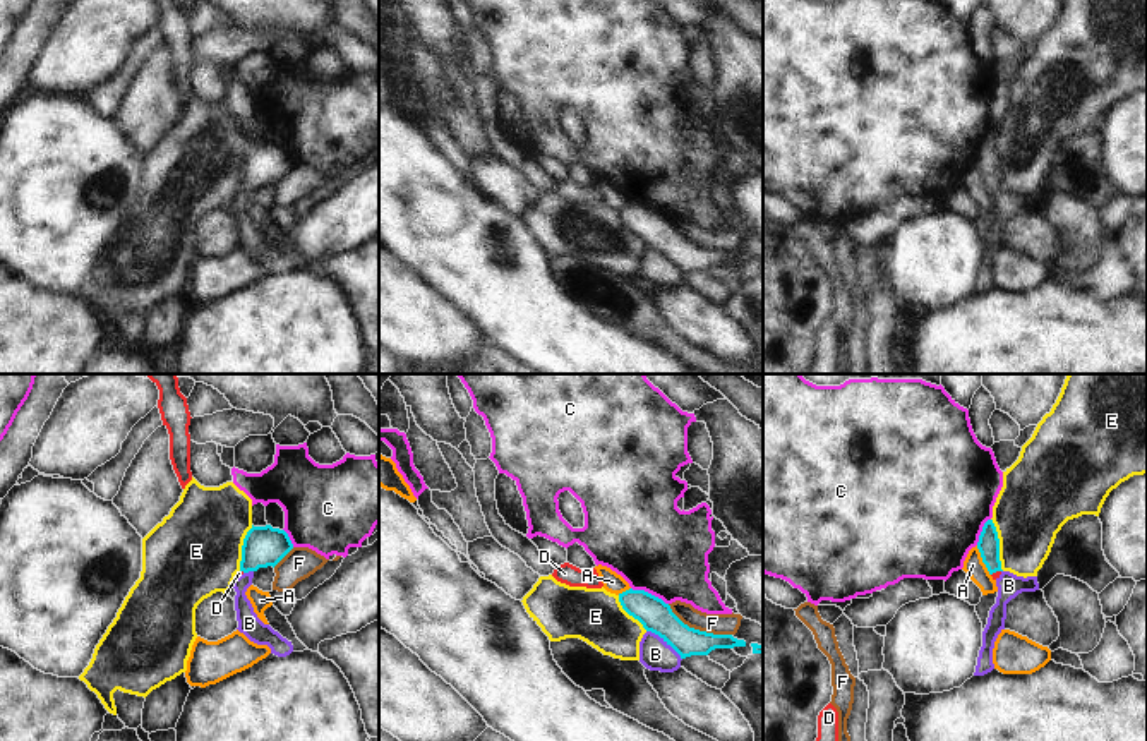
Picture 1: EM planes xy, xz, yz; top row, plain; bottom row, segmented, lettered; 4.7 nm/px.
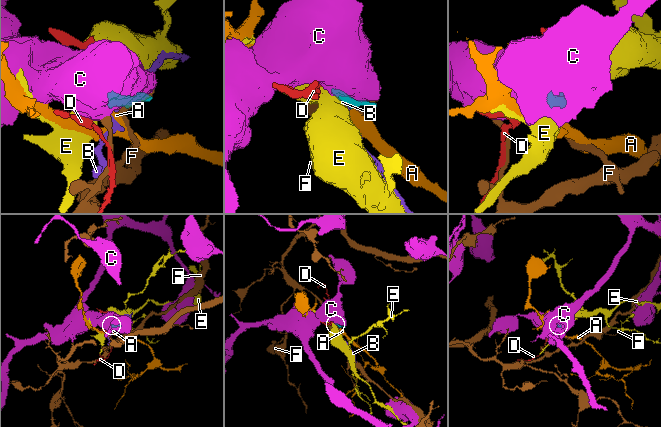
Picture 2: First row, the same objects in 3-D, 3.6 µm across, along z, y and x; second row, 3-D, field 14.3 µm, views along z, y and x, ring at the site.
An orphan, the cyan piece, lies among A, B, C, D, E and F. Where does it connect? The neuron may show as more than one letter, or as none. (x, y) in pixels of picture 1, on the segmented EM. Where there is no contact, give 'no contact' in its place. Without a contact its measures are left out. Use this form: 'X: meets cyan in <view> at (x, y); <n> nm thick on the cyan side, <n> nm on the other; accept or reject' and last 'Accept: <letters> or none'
A: meets cyan in yz at (983, 561); 100 nm thick on the cyan side, 90 nm on the other; reject
B: meets cyan in xz at (666, 640); 150 nm thick on the cyan side, 150 nm on the other; reject
C: meets cyan in xz at (650, 594); 150 nm thick on the cyan side, 420 nm on the other; reject
D: meets cyan in yz at (995, 572); 100 nm thick on the cyan side, 30 nm on the other; accept
E: meets cyan in yz at (998, 544); 100 nm thick on the cyan side, 340 nm on the other; reject
F: meets cyan in xz at (698, 630); 150 nm thick on the cyan side, 100 nm on the other; reject
Accept: D

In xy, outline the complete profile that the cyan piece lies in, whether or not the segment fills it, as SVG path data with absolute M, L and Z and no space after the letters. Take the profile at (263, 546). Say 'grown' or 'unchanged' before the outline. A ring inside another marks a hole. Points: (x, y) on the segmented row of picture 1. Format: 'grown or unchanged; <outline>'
unchanged; M252 525L243 539L240 571L274 568L291 549L293 544L285 530Z

